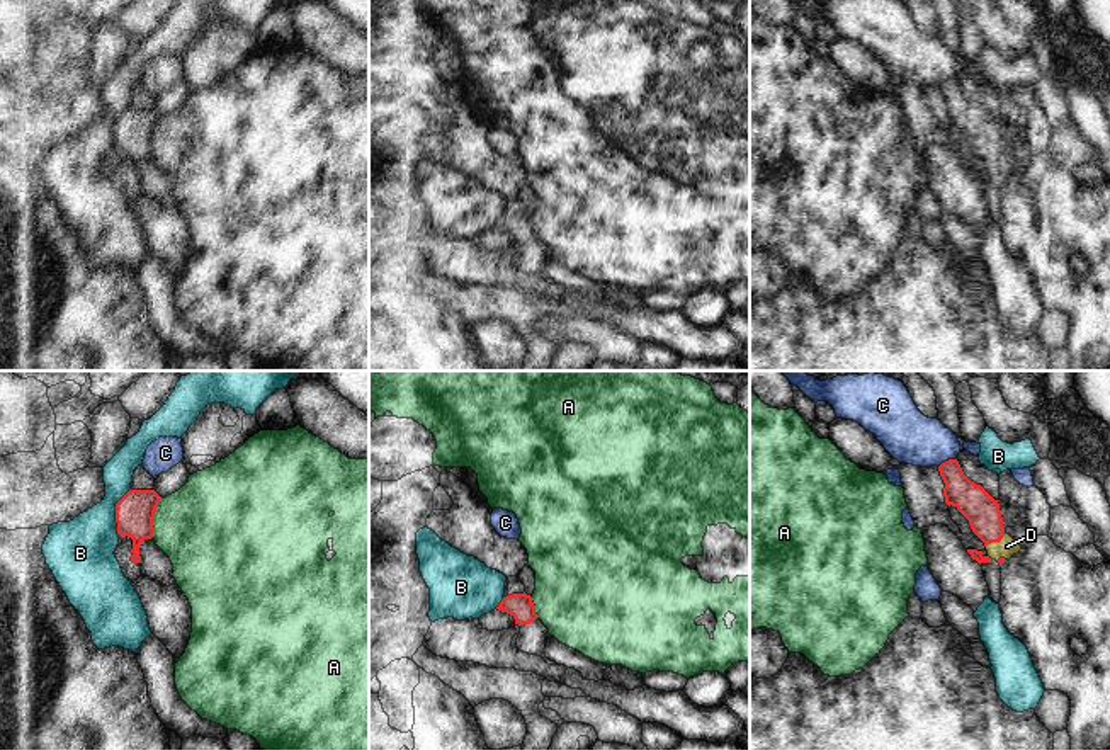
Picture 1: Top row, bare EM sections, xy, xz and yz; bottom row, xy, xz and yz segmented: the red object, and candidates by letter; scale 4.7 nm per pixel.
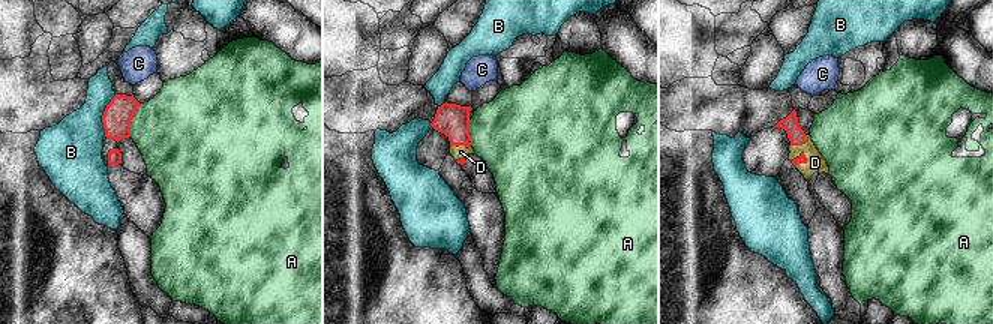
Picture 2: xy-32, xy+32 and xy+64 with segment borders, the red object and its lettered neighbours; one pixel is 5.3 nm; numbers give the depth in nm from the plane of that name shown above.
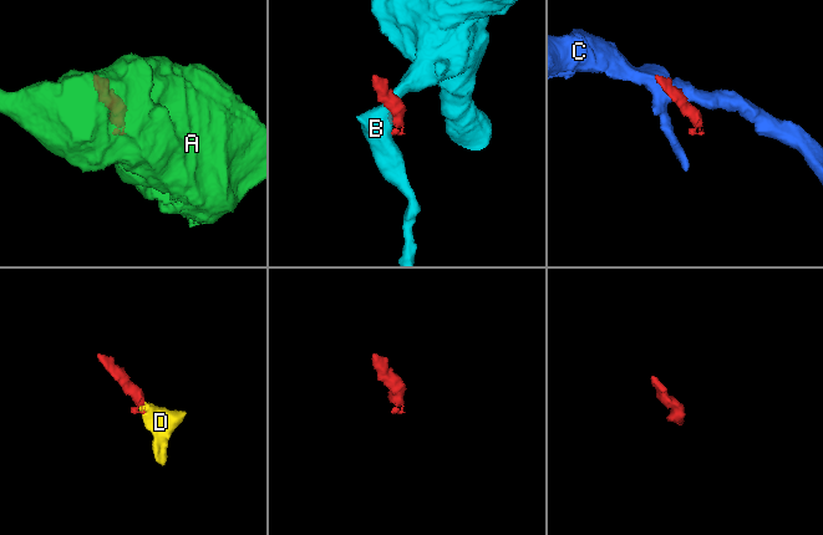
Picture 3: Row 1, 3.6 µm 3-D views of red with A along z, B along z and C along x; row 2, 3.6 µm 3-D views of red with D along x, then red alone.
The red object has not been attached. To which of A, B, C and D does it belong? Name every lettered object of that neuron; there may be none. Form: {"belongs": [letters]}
{"belongs": ["D"]}

